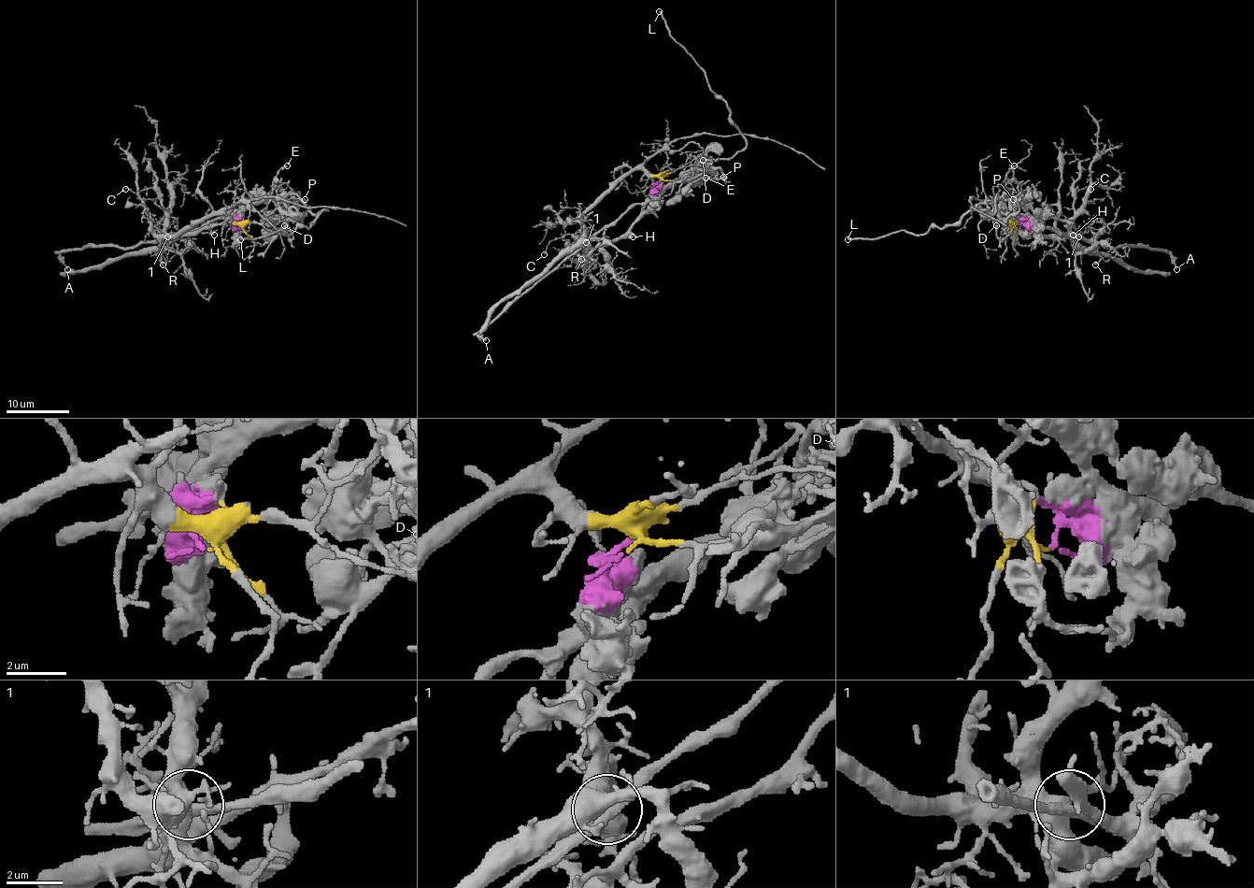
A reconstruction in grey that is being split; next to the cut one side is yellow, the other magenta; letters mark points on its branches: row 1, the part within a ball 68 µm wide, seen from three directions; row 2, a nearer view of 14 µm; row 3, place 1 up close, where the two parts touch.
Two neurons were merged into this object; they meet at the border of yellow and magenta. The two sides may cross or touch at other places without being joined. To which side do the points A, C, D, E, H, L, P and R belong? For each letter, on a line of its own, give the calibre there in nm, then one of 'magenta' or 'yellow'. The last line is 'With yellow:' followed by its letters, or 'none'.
A: 170 nm thick; magenta
C: 130 nm thick; yellow
D: 360 nm thick; magenta
E: 150 nm thick; magenta
H: 300 nm thick; magenta
L: 240 nm thick; magenta
P: 220 nm thick; magenta
R: 190 nm thick; magenta
With yellow: C

